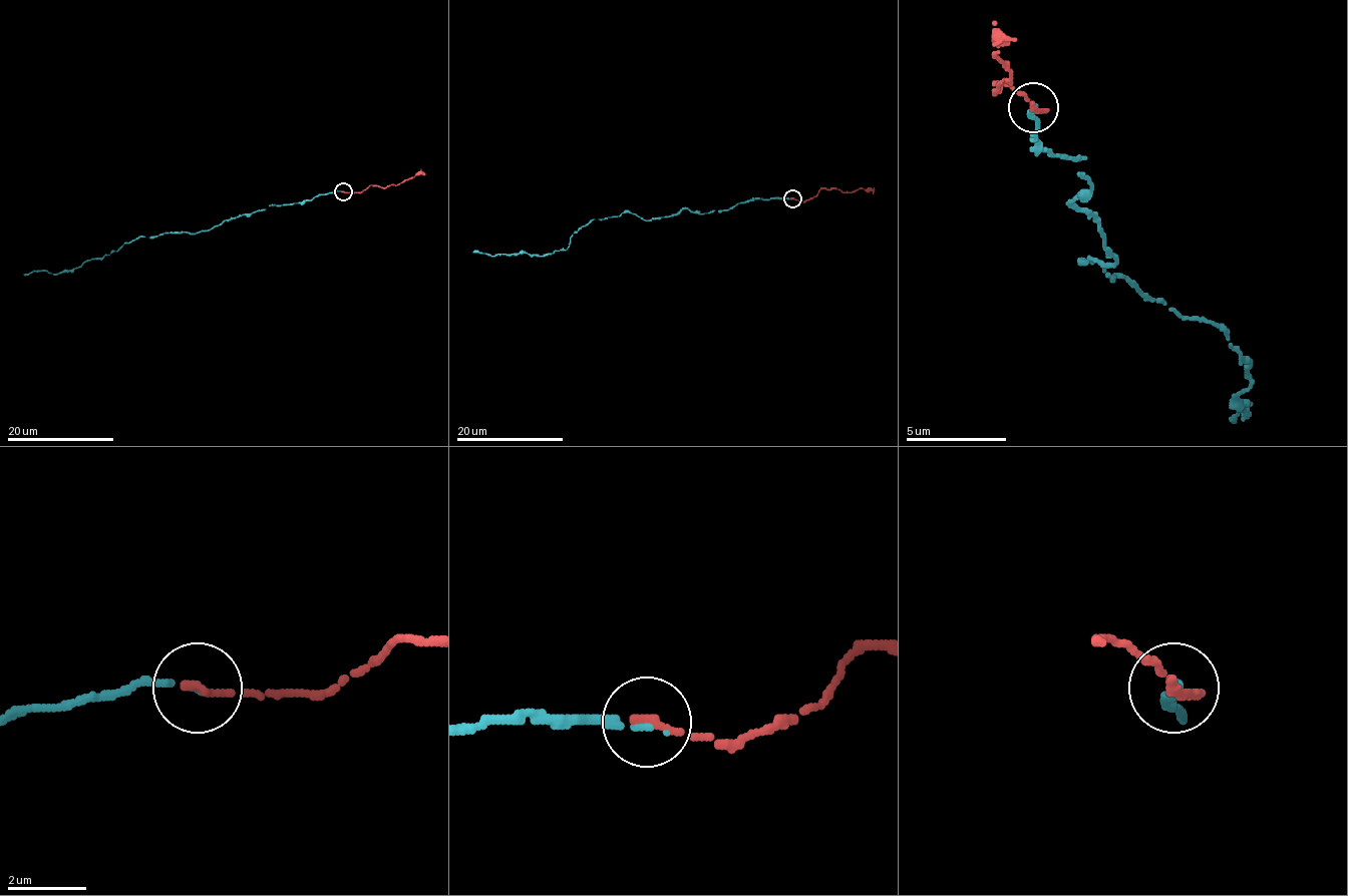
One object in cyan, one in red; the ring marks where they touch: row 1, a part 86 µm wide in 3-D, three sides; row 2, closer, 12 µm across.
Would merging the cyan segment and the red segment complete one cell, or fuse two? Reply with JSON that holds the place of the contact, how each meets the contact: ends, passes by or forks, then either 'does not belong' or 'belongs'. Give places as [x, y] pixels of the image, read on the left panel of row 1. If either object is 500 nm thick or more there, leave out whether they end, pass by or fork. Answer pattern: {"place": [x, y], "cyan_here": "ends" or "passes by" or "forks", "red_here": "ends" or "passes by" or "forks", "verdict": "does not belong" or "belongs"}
{"place": [343, 191], "cyan_here": "ends", "red_here": "ends", "verdict": "belongs"}

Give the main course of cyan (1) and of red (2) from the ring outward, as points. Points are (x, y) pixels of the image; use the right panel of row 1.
1: (1037, 108), (1117, 260), (1082, 260), (1229, 331), (1234, 416)
2: (1032, 108), (1042, 108), (997, 83), (997, 93), (1012, 83), (997, 43), (1017, 38)

